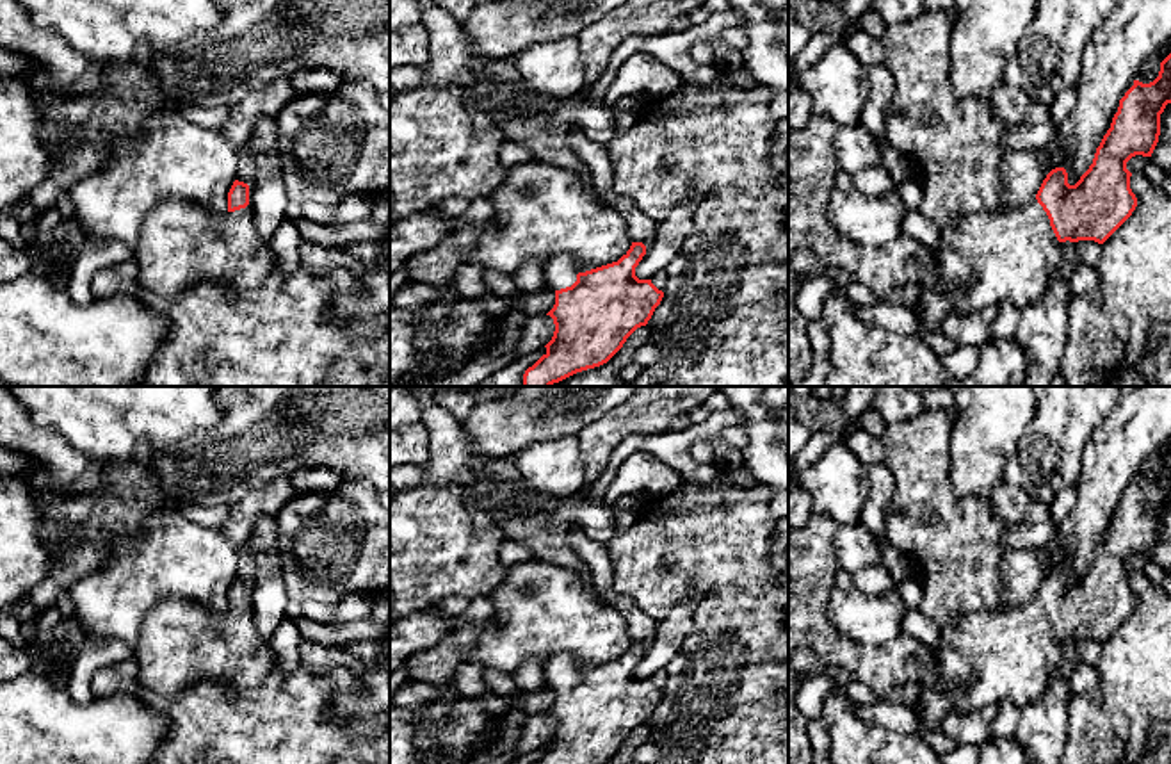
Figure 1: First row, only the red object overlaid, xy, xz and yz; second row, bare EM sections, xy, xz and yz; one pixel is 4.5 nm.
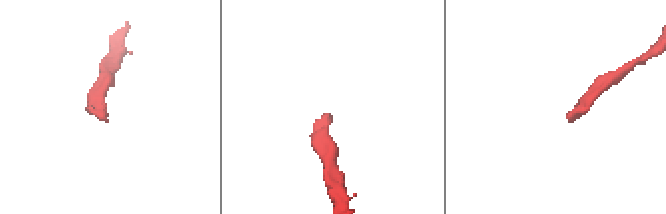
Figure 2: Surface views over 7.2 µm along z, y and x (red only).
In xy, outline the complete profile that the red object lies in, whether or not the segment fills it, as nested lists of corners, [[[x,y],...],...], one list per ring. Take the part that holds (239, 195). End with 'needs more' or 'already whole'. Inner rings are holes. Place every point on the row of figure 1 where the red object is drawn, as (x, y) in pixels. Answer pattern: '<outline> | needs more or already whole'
[[[235,180],[228,192],[228,212],[246,208],[249,205],[249,185]]] | already whole

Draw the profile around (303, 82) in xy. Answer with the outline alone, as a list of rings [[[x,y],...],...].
[[[327,68],[301,69],[290,77],[292,100],[310,93],[331,93],[342,85],[342,78]]]

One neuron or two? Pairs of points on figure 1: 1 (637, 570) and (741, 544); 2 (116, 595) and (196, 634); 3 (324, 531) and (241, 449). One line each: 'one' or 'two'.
1: one
2: two
3: two

